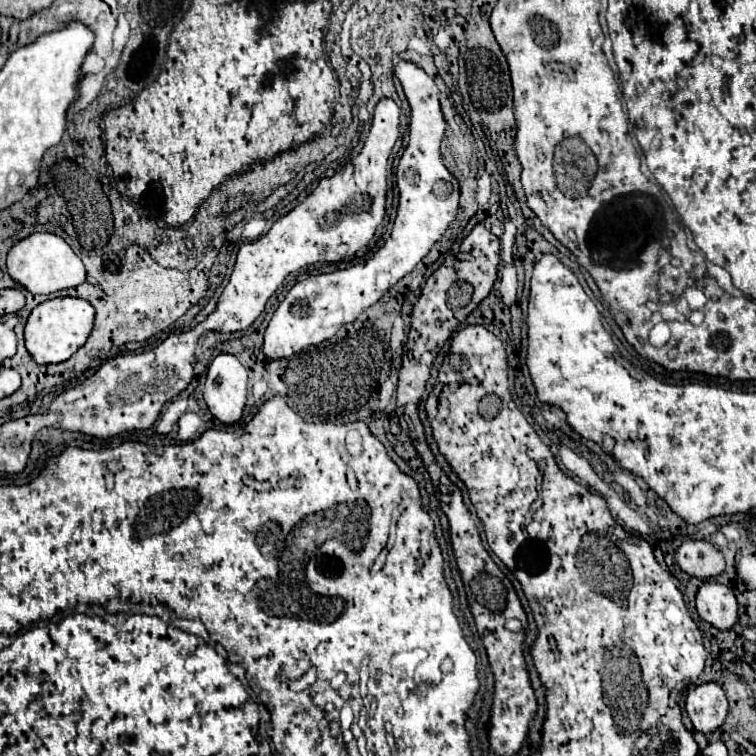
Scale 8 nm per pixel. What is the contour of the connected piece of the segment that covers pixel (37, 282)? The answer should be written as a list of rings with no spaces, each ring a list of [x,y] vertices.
[[[32,233],[18,241],[8,251],[6,269],[10,277],[30,293],[54,293],[60,289],[76,287],[86,279],[86,269],[80,257],[66,245],[66,241],[54,233]]]

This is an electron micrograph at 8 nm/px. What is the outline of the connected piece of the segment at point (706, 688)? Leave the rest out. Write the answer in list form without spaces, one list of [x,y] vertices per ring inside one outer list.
[[[702,683],[688,691],[686,711],[696,731],[714,733],[726,719],[728,699],[718,683]]]

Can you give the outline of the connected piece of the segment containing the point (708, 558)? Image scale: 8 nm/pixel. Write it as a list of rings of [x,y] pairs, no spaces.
[[[684,541],[676,551],[678,567],[698,579],[710,579],[724,571],[722,553],[706,541]]]

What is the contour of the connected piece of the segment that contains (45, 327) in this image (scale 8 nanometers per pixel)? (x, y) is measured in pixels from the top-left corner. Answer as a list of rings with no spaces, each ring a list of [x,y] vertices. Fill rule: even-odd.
[[[54,297],[36,305],[28,317],[24,339],[36,363],[62,363],[72,357],[88,339],[94,325],[94,307],[78,297]]]

